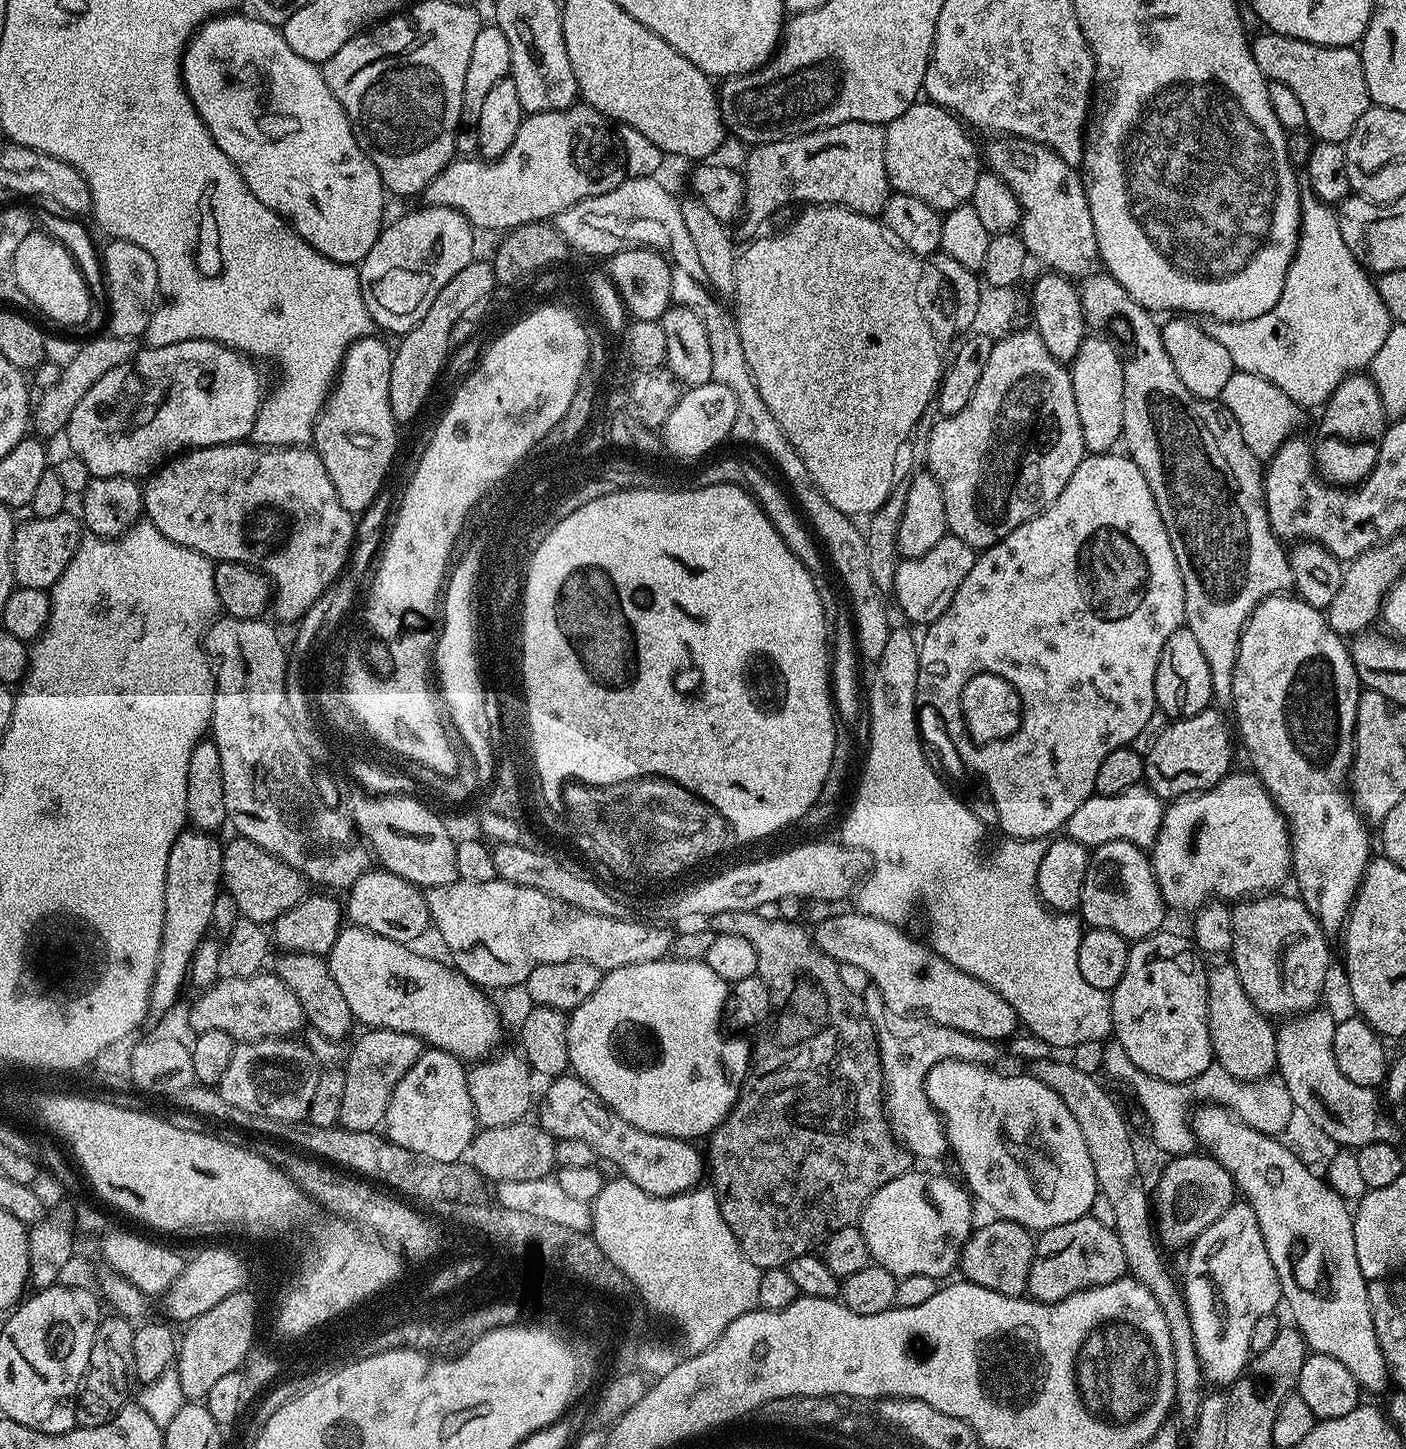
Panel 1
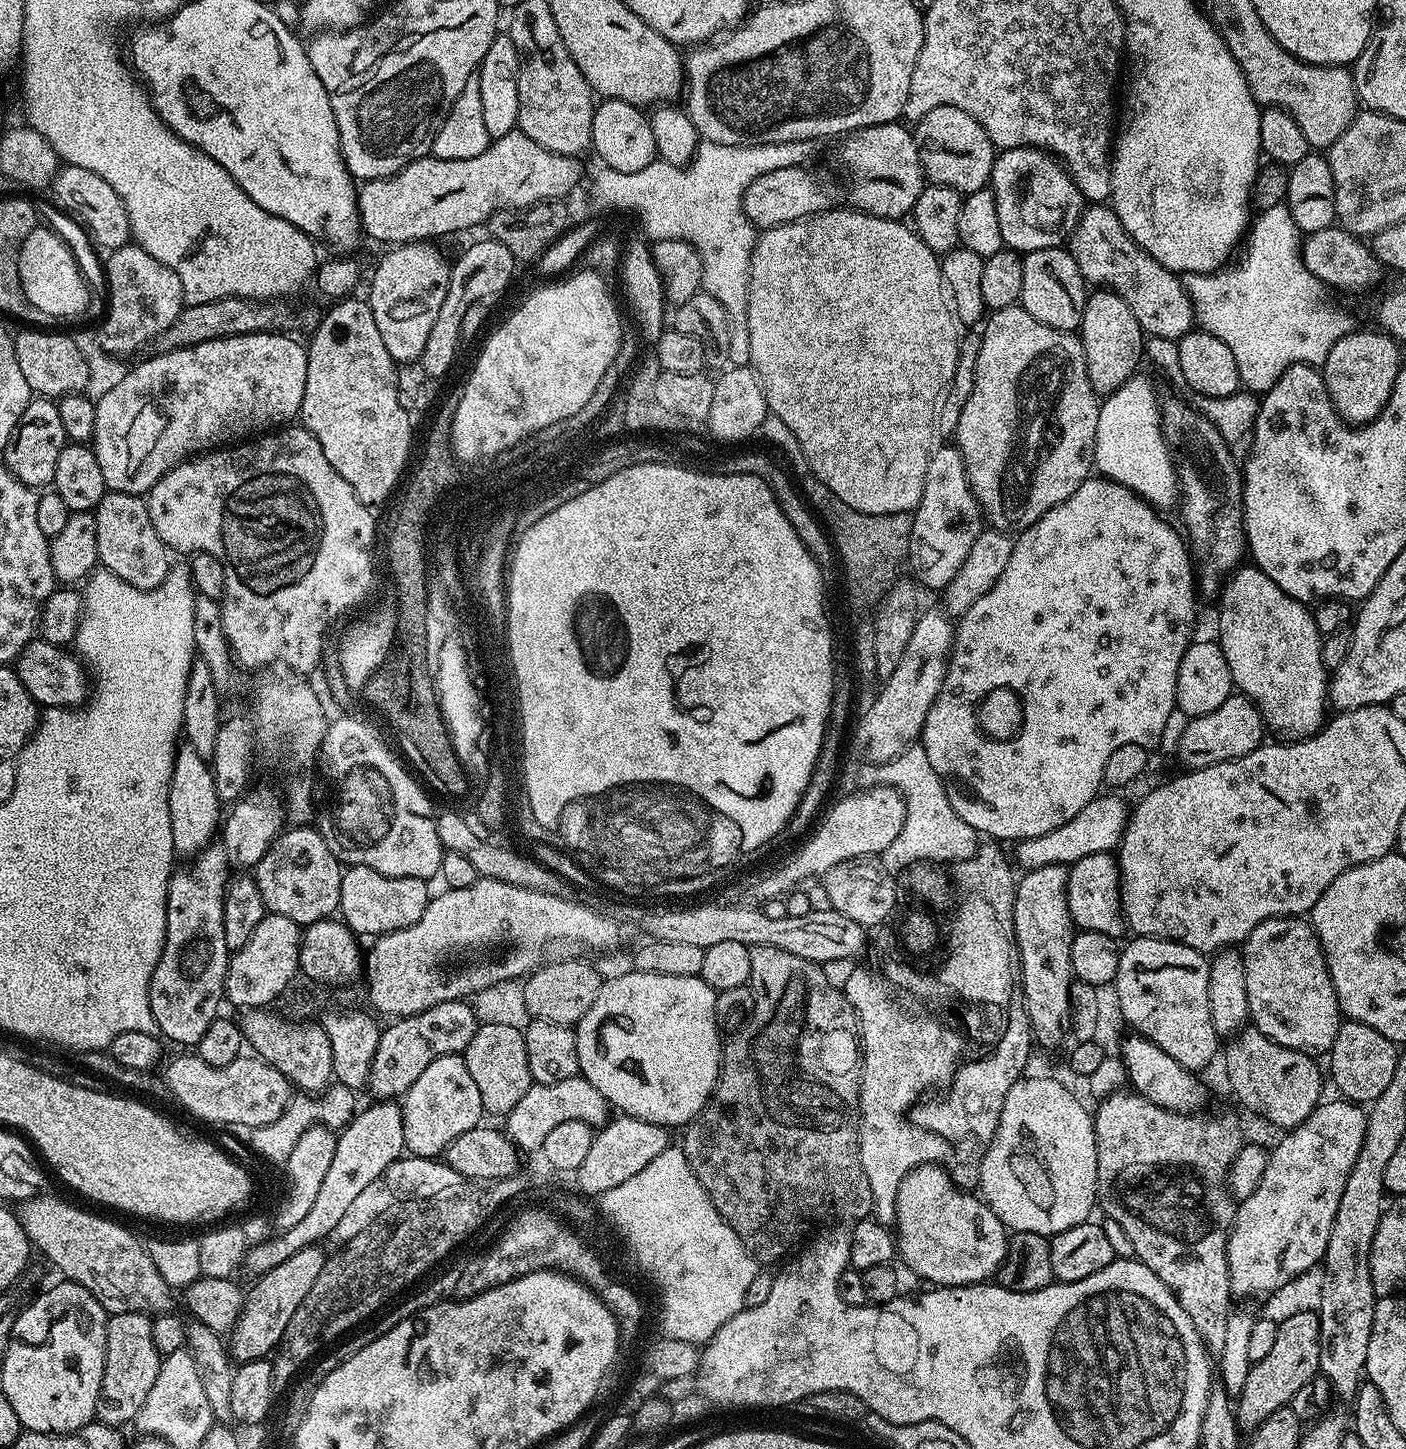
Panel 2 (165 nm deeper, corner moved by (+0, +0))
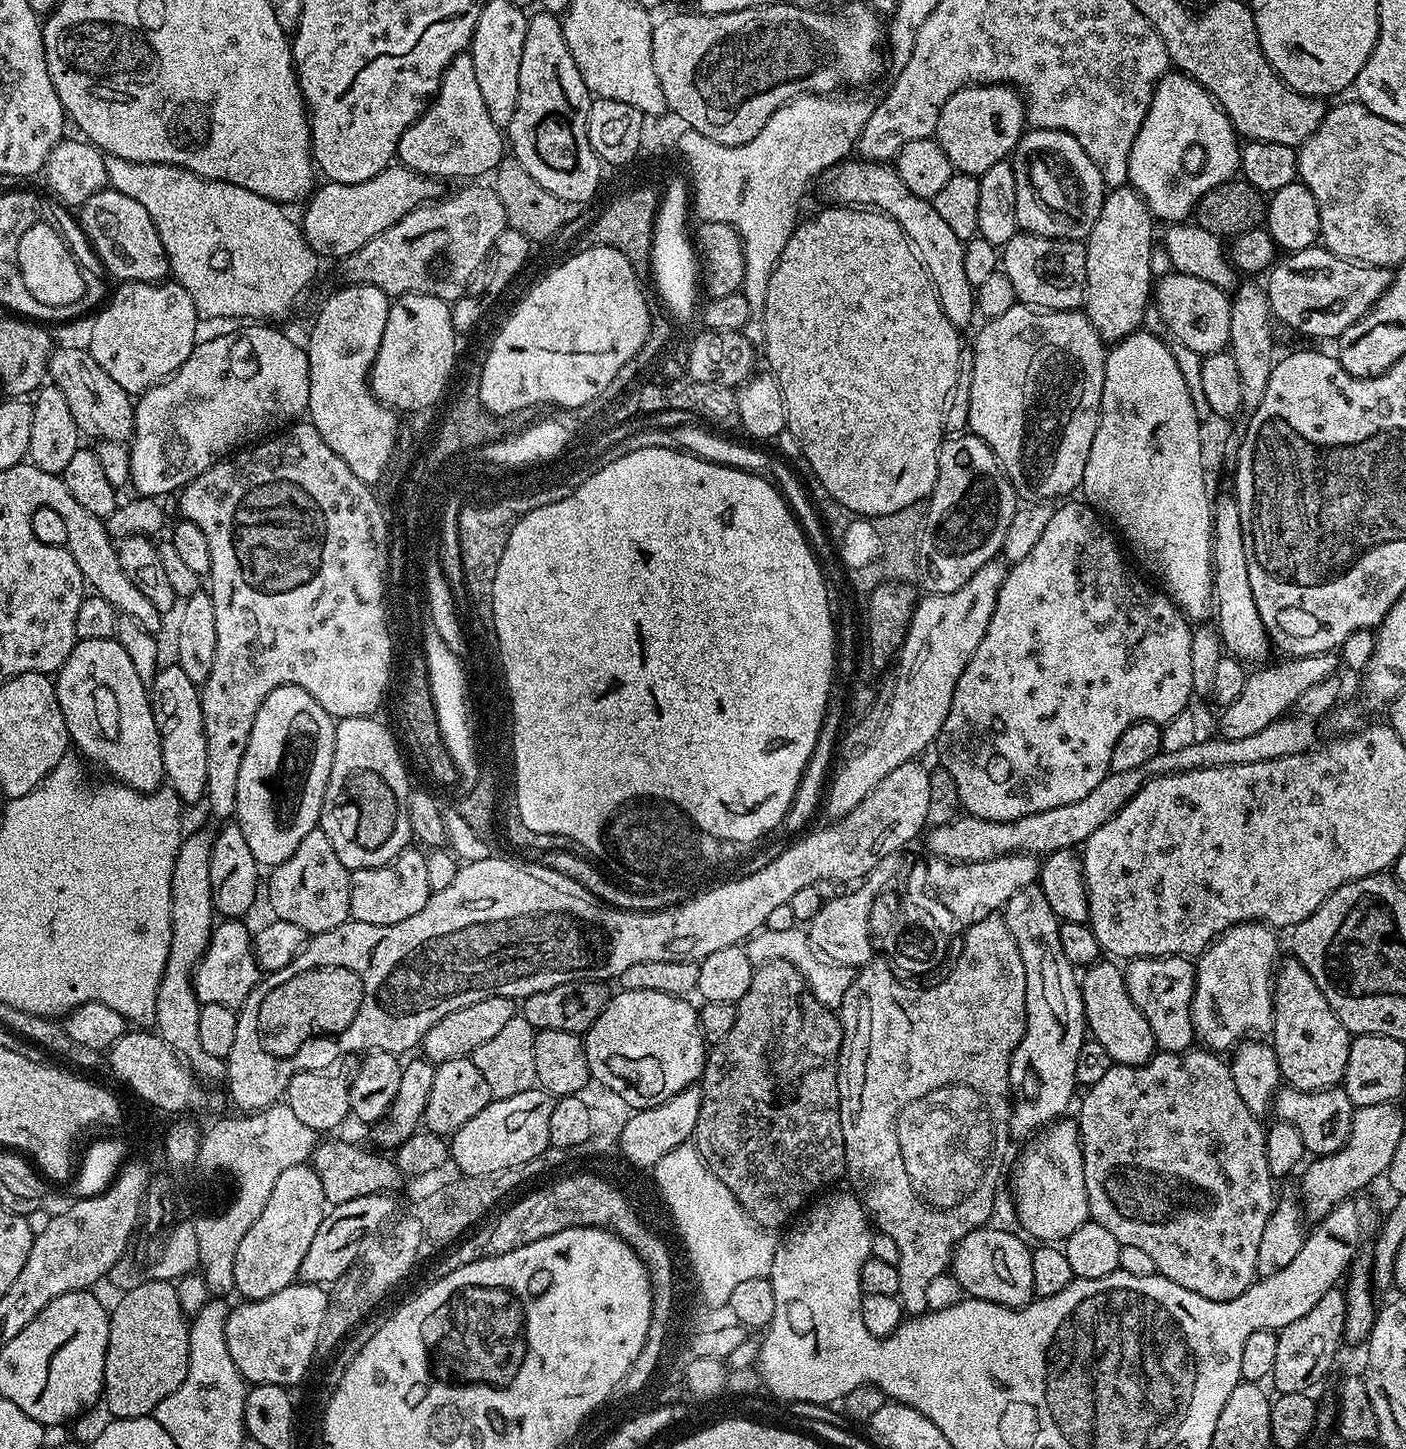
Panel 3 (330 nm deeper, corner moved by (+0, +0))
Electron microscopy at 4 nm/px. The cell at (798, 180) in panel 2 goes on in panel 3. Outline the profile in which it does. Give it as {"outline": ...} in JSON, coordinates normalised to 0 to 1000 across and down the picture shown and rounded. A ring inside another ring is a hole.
{"outline":[[[604,109],[598,110],[592,116],[588,116],[585,121],[586,126],[587,139],[595,142],[608,142],[610,144],[619,144],[624,146],[629,146],[642,159],[646,165],[653,172],[653,176],[657,180],[657,185],[669,206],[670,214],[673,219],[681,225],[688,224],[693,219],[693,200],[687,192],[687,186],[684,175],[686,166],[676,159],[676,155],[668,149],[667,145],[661,138],[653,137],[644,126],[637,119],[637,115],[632,112],[624,112],[614,109]]]}

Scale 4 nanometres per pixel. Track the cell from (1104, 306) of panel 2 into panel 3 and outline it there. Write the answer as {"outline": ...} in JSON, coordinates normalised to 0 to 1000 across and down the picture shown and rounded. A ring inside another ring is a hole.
{"outline":[[[804,128],[790,130],[785,136],[781,153],[775,159],[771,175],[772,175],[772,197],[770,215],[775,222],[781,228],[787,236],[800,235],[804,229],[809,228],[814,221],[814,215],[817,215],[818,205],[821,202],[819,190],[819,155],[821,150],[814,141],[810,133]]]}

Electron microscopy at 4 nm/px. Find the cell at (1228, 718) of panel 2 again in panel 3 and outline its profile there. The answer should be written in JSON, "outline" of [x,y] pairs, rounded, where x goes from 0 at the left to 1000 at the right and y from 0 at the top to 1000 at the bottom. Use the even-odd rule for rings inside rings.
{"outline":[[[950,449],[941,450],[937,453],[923,453],[921,454],[911,455],[911,458],[906,458],[903,461],[902,460],[896,460],[894,464],[888,463],[885,467],[885,473],[883,473],[883,479],[881,479],[881,482],[878,482],[878,484],[870,487],[868,494],[868,505],[867,507],[870,510],[875,509],[887,509],[889,507],[895,507],[895,504],[900,504],[900,501],[903,501],[903,498],[911,496],[917,490],[921,489],[923,482],[926,482],[928,476],[932,476],[932,473],[935,473],[935,471],[940,471],[944,467],[948,466],[952,461],[952,453]]]}

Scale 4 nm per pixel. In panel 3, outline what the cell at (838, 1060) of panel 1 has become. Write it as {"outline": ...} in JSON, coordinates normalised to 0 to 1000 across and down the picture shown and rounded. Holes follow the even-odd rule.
{"outline":[[[556,662],[546,663],[536,670],[533,675],[533,683],[531,683],[531,686],[528,686],[528,689],[523,693],[522,709],[520,709],[519,714],[516,714],[515,718],[506,721],[505,725],[503,727],[499,741],[499,763],[496,766],[496,777],[494,785],[494,792],[498,800],[500,801],[501,805],[509,811],[511,816],[514,816],[516,821],[519,821],[519,824],[522,824],[522,827],[529,833],[532,840],[544,849],[556,847],[566,836],[568,837],[578,826],[592,818],[588,818],[588,817],[592,817],[597,811],[599,812],[601,811],[602,807],[602,794],[600,793],[602,776],[597,774],[599,753],[597,751],[595,743],[599,720],[600,708],[597,700],[592,696],[588,696],[585,692],[582,692],[582,689],[579,689],[579,686],[575,683],[575,679],[570,671],[561,663]]]}

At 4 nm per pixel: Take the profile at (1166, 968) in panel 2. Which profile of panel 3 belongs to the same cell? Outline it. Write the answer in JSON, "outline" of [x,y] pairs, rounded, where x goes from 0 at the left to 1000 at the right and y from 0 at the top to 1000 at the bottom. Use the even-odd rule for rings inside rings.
{"outline":[[[816,660],[802,663],[799,669],[804,689],[818,705],[822,723],[826,726],[844,726],[851,717],[848,707],[848,687],[851,683],[851,669],[844,660]]]}

